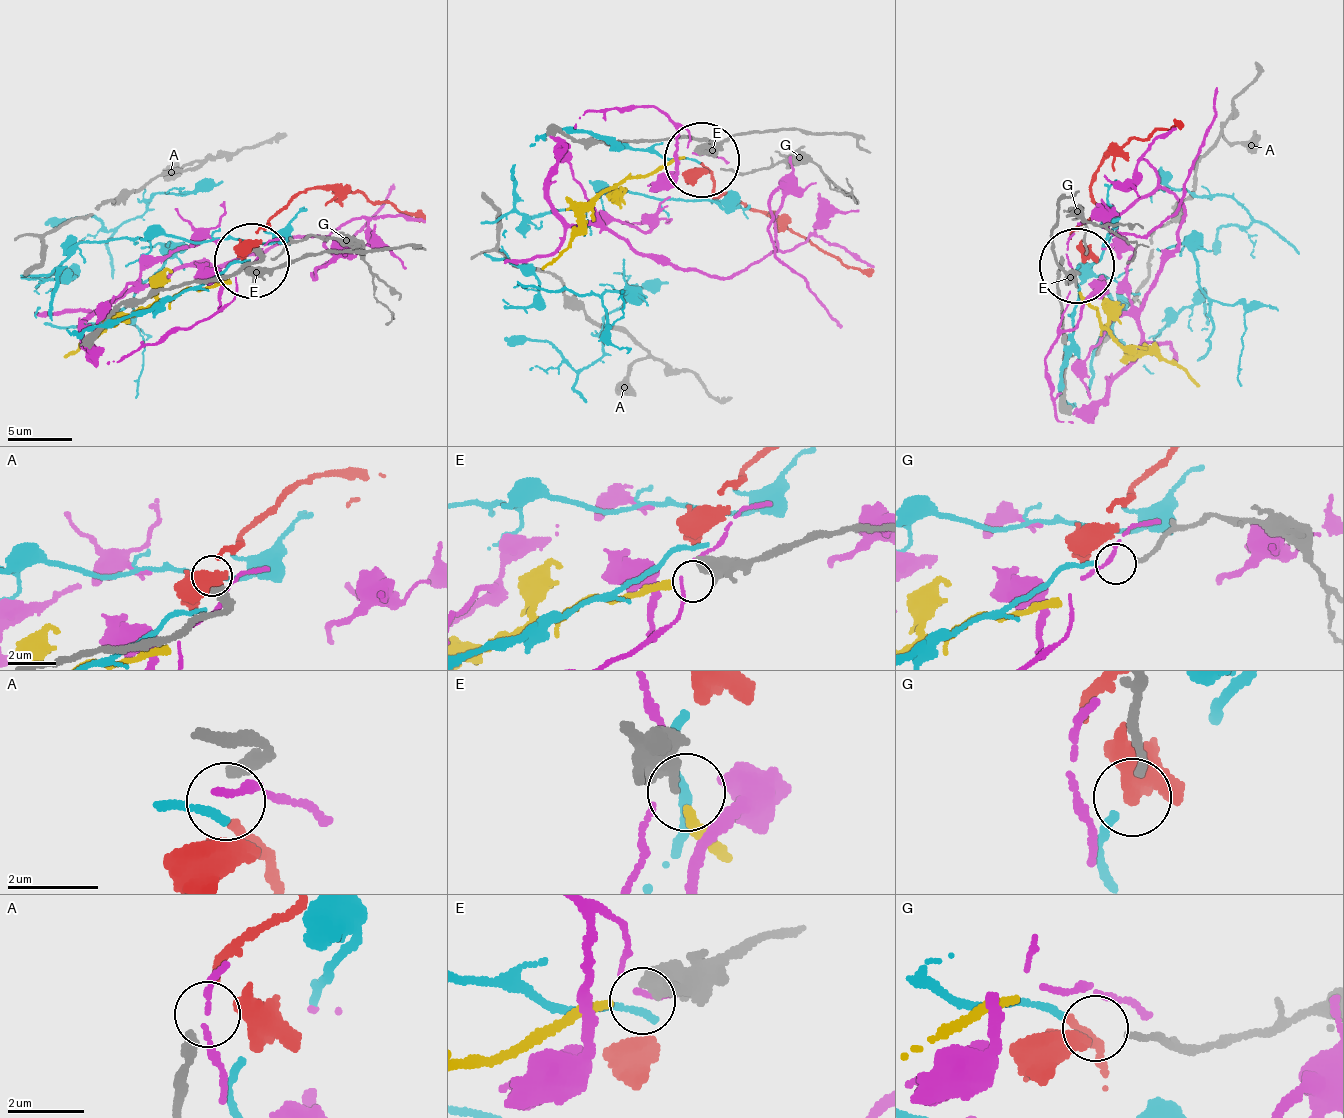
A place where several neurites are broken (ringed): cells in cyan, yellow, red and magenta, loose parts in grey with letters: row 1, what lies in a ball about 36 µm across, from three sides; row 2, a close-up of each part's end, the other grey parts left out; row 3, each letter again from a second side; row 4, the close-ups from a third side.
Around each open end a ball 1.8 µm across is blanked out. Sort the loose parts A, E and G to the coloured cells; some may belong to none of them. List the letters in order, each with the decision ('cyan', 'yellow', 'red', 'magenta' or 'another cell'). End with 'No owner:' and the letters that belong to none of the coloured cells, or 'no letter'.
A: red
E: yellow
G: cyan
No owner: no letter

